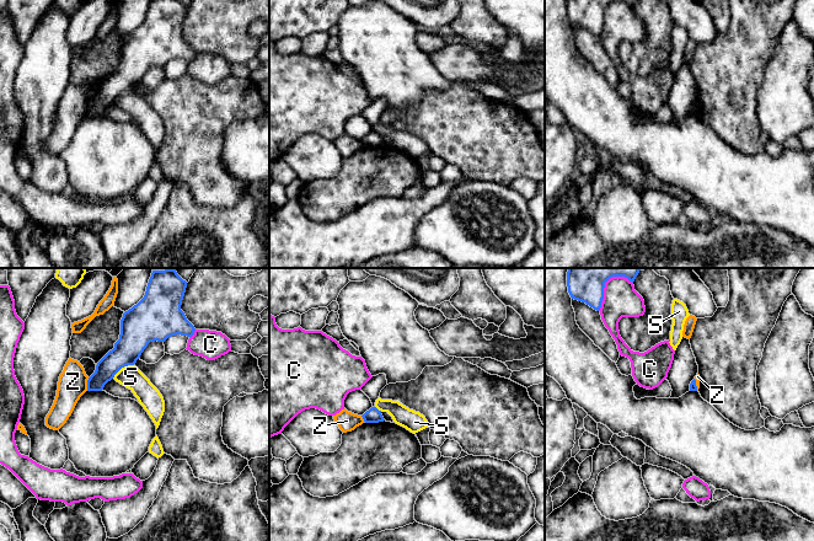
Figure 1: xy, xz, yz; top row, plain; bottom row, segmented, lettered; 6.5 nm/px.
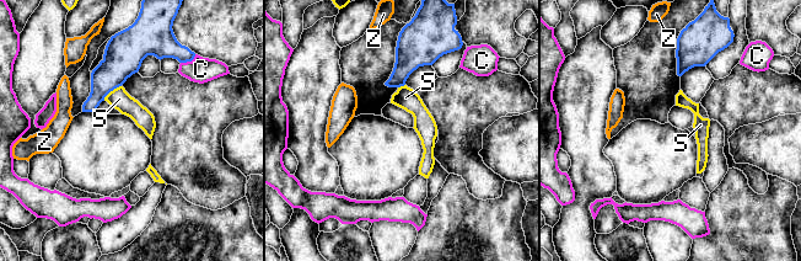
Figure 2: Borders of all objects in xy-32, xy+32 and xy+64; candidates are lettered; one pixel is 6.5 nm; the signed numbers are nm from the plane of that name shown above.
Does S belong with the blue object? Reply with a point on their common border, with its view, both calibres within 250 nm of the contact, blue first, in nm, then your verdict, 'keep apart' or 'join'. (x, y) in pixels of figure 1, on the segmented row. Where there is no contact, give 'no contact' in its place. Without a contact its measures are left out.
xy (122, 367) | 220/150 nm | keep apart

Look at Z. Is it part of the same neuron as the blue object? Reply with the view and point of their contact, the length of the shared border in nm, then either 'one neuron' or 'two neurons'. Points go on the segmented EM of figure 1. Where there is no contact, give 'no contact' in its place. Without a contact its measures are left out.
meets blue in xy at (87, 384); contact 90 nm long; two neurons

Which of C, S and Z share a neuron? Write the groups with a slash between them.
C / S / Z

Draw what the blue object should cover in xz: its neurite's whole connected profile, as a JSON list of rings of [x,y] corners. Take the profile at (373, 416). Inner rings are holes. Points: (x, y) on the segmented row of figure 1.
[[[371,407],[362,417],[365,423],[379,423],[385,421],[381,414],[381,411],[379,411],[376,407]]]

